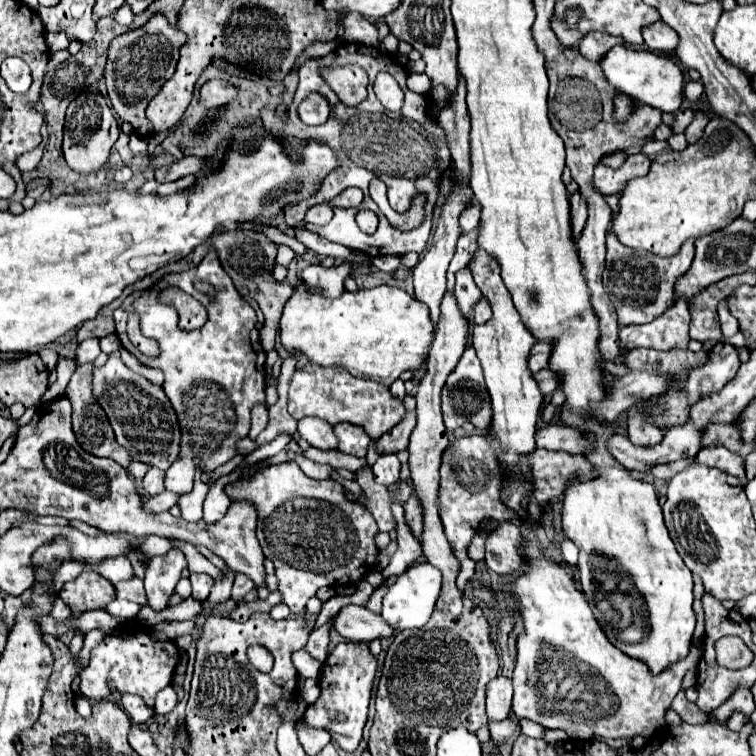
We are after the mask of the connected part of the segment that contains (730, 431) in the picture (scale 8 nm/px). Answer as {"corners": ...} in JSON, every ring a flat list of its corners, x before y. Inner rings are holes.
{"corners":[[712,424,712,426,708,426,704,430,702,446,710,446,710,444,718,444,718,446,726,446,730,450,736,450,738,454,742,454,742,458,754,448,754,444,740,446,740,436,738,436,738,430,734,428,734,424]]}

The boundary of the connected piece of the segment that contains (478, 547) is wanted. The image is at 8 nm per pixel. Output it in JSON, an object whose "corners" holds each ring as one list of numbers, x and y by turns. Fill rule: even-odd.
{"corners":[[480,530,480,532,472,538,472,542,470,542,470,546,468,546,468,556,470,556,474,562,484,558,484,542,486,542,488,534,490,534,488,530]]}

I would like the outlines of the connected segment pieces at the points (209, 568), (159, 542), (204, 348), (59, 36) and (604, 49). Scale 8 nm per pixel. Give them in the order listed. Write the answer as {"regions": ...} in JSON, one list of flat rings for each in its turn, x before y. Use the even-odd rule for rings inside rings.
{"regions":[[[173,539,174,545,180,549,186,556,188,570,190,572,206,572,212,578,222,578,222,572,208,560,189,542]],[[156,535,148,536,140,546,141,554,148,557,166,554,170,549,170,540]],[[218,230,214,232,204,244,210,246,208,248,208,254,204,256,204,260,194,268,194,270,188,270,188,272,180,272,180,274,168,274,164,276,160,282,156,282,152,288,148,290,142,290,136,294,136,300,132,302,130,308,118,308,114,310,114,320,116,320,116,334,122,342,122,346,132,352,144,366,150,366,150,368,158,368,164,372,164,392,178,416,178,424,180,424,180,432,182,432,182,442,180,442,180,452,178,452,178,462,174,462,168,470,166,470,166,490,172,490,172,492,178,492,178,494,186,494,192,490,192,484,194,484,194,474,196,470,200,472,212,472,216,470,218,466,230,462,236,454,236,444,238,440,246,438,248,436,248,430,250,430,250,410,256,406,256,404,262,404,266,406,266,394,264,394,264,362,266,362,266,352,260,344,260,334,258,334,258,320,256,320,256,312,254,308,240,296,240,292,236,290,232,278,224,272,222,264,220,264,220,258,218,258,218,252,214,250,212,246,212,238,222,234,224,230],[194,278,202,278,202,280,208,280,214,288,214,294,208,296,204,292,198,292,194,288],[168,286,176,286,188,294,192,294,208,312,208,322,198,328,198,330,180,330,178,328,178,314,174,308,170,306,164,306,156,300,158,292,168,288],[130,314,138,314,140,318,140,330,144,336,148,338,154,338,158,340,160,344,160,356,158,358,146,358,144,354,140,354,136,350,136,346,130,344,128,336,126,336,126,322,128,322,128,316]],[[46,32,46,44,48,44,48,50,54,54,58,50,66,50,68,44,70,44,70,40,66,38,64,32,56,32,56,34]],[[588,32,584,38,578,40,576,48,580,50,580,54,588,60,598,60,602,58,610,50,610,46,616,46,616,44,622,44,622,38,616,38,616,36,608,36,604,32]]]}

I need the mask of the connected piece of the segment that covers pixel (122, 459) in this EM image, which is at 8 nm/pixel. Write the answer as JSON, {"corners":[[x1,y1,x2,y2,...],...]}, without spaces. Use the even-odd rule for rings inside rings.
{"corners":[[90,362,78,366,76,372,72,374,68,386,66,386,66,398,72,402,72,428,74,428,74,434,76,434,78,442,82,442,82,448,86,452,90,452,94,456,112,458,120,466,128,468,132,458,126,454,126,450,122,450,122,446,116,444,114,430,112,430,112,426,108,422,108,416,102,410,102,406,98,404,98,398,94,398,94,392,92,392,92,370,94,370,94,364,90,364]]}

